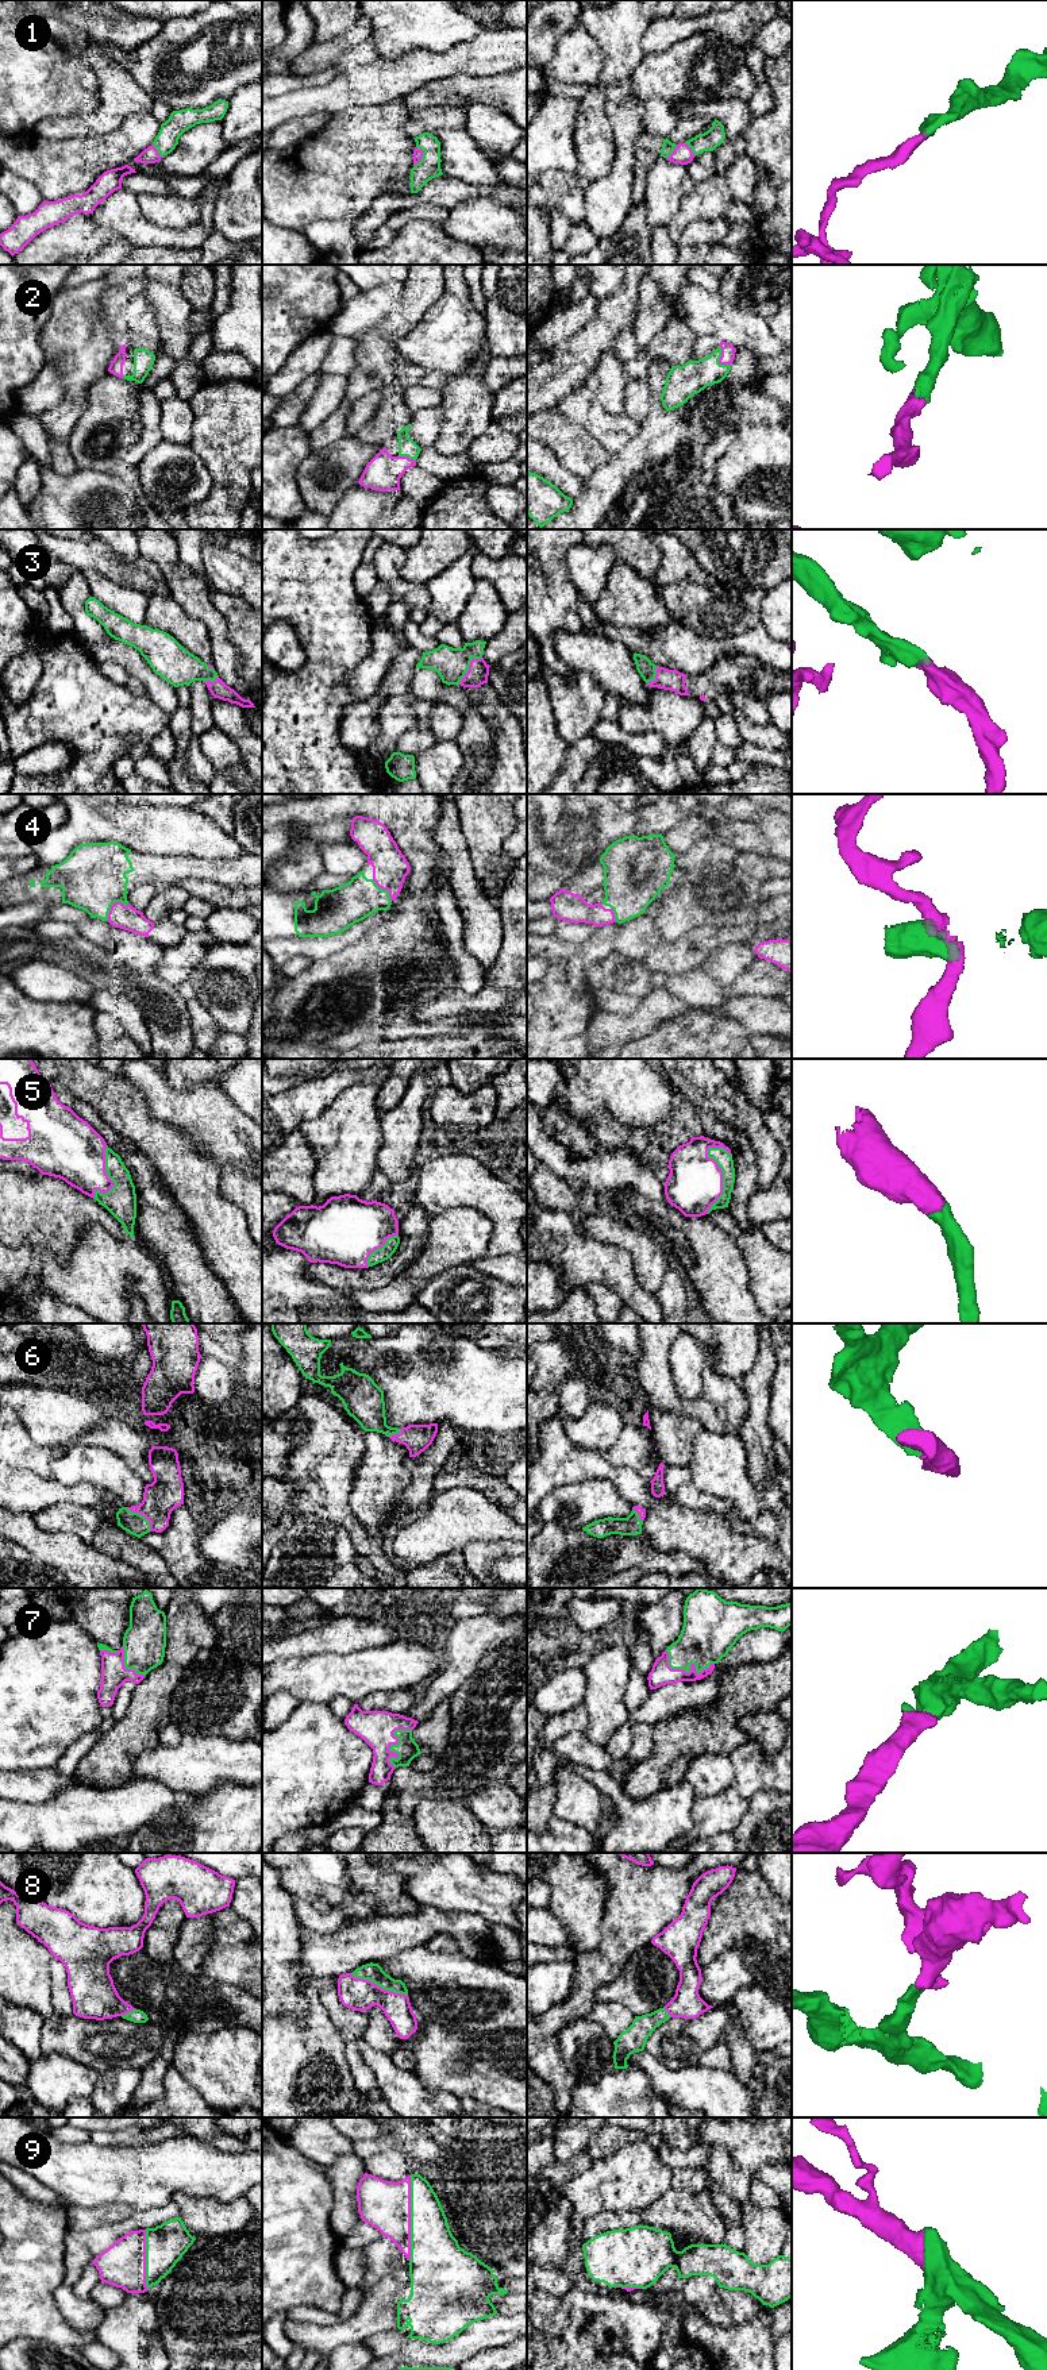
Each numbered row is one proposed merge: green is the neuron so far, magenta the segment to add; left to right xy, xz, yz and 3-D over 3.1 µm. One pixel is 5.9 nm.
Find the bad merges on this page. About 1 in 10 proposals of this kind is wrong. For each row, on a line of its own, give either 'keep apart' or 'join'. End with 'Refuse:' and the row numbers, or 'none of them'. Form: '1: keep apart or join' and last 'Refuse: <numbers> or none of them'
1: join
2: join
3: join
4: join
5: join
6: join
7: join
8: join
9: join
Refuse: none of them

